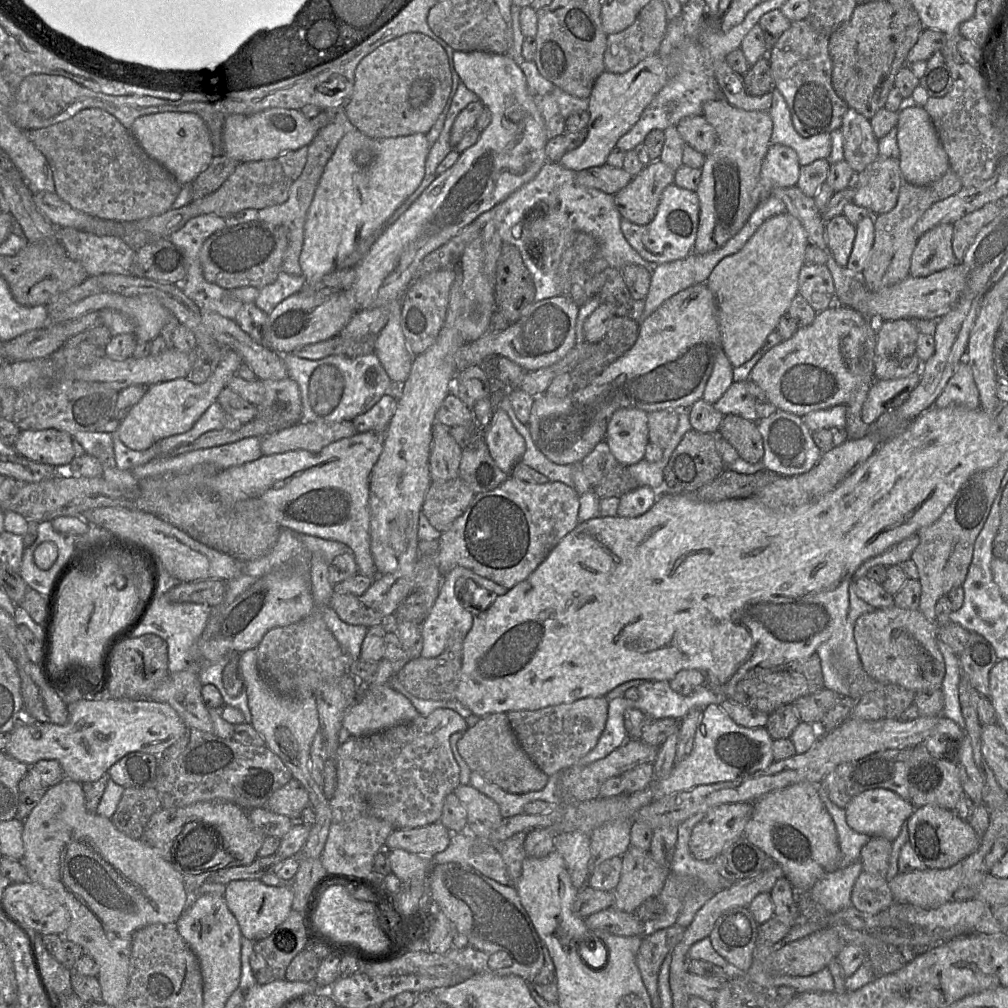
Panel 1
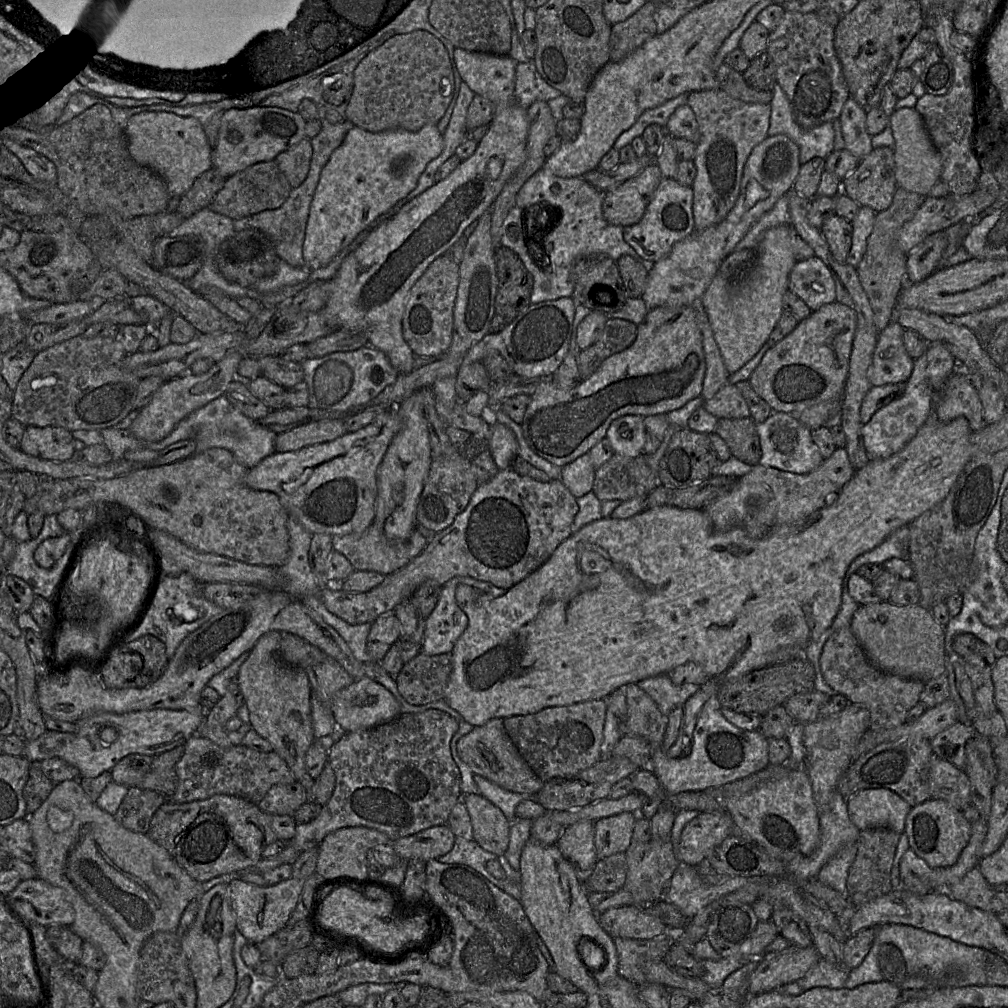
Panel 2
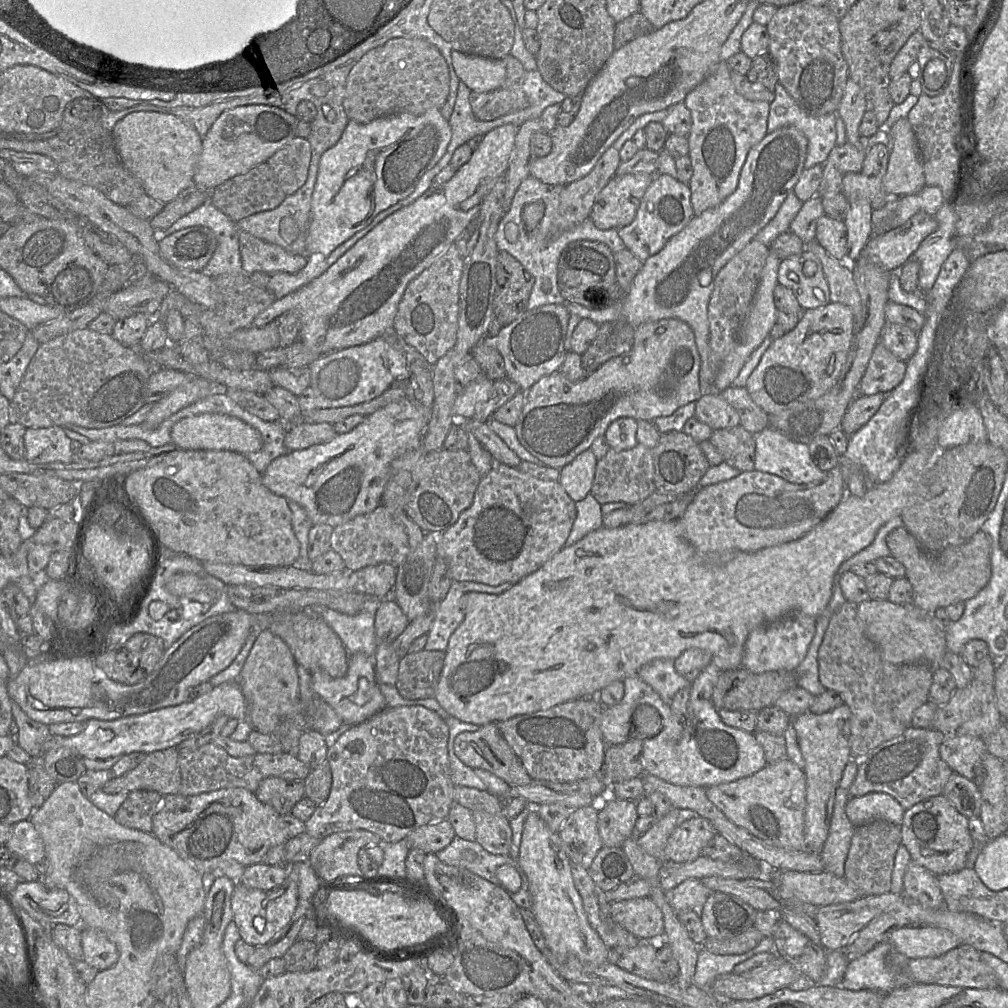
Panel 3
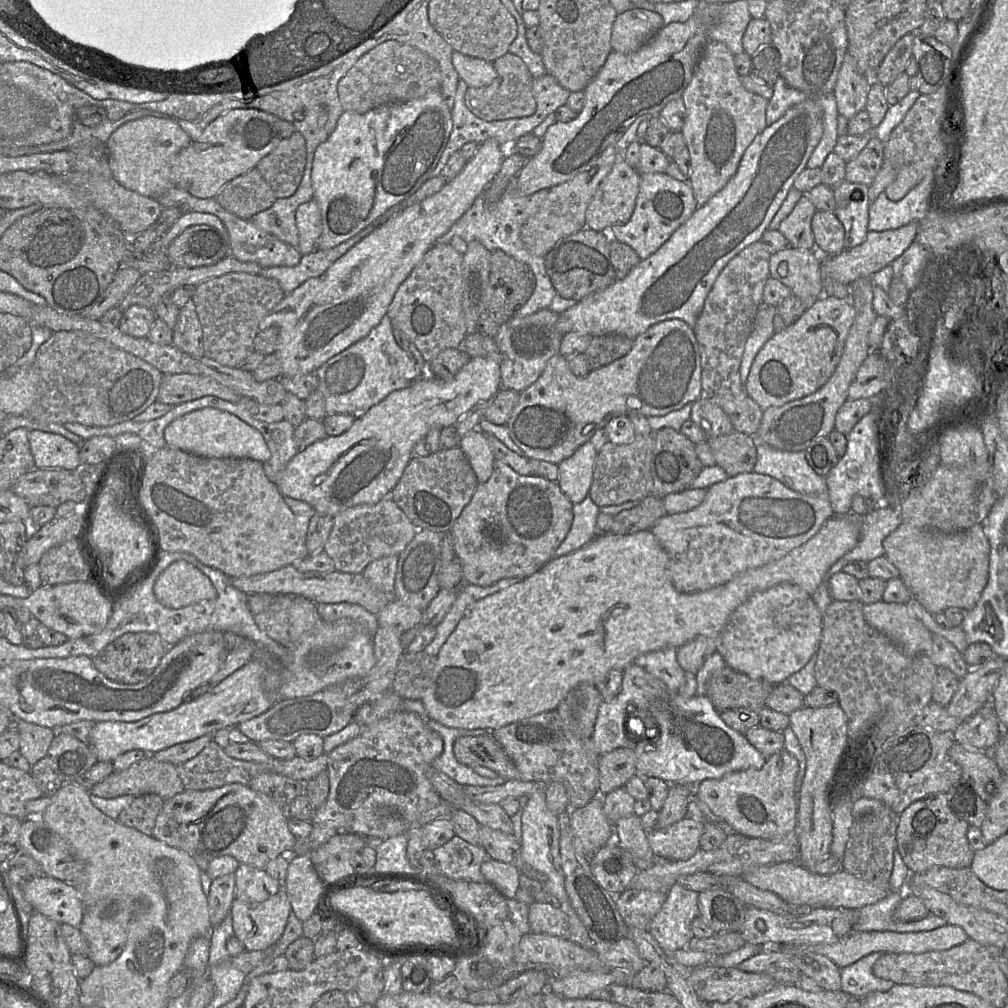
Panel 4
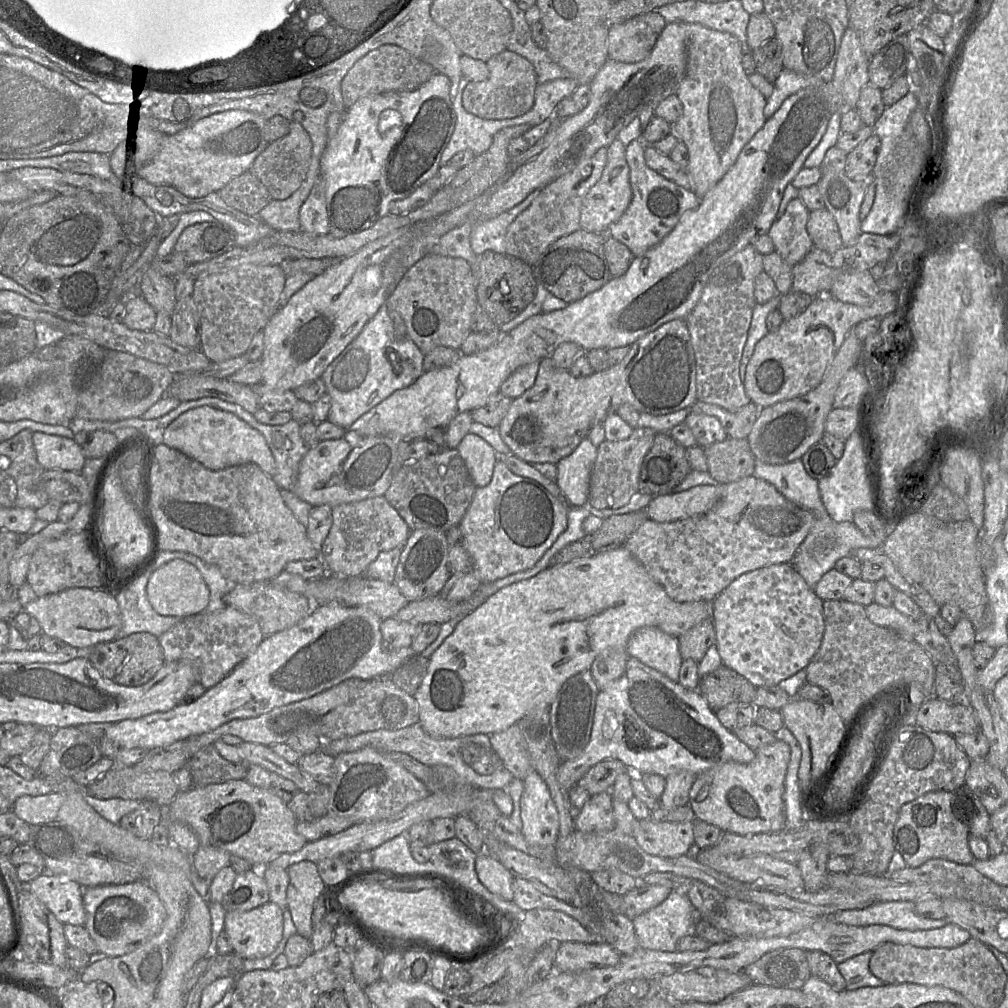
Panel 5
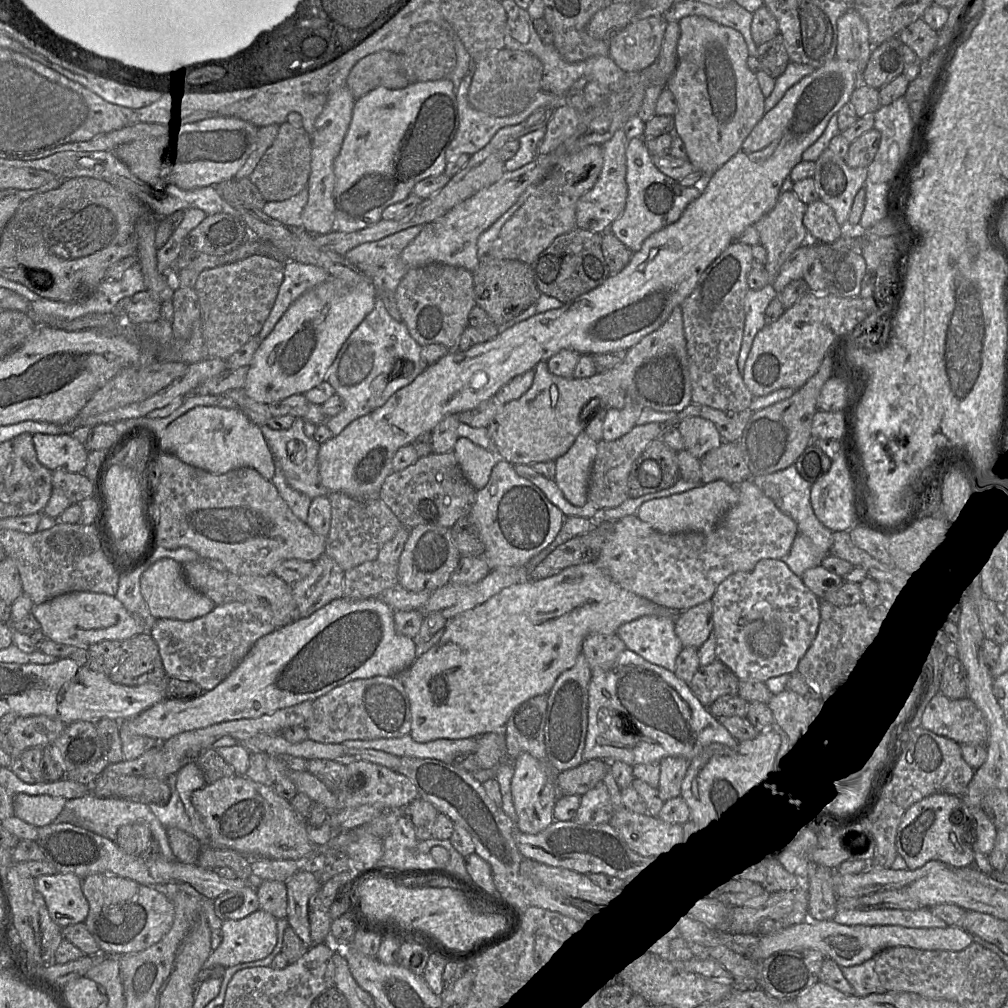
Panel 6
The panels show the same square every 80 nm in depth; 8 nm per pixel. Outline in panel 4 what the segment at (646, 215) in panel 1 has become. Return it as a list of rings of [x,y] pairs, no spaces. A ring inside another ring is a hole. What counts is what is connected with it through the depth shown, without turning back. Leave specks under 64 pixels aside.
[[[617,150],[616,160],[611,171],[596,189],[585,212],[585,228],[598,232],[607,232],[612,226],[629,221],[639,191],[639,173],[625,160],[623,151]]]

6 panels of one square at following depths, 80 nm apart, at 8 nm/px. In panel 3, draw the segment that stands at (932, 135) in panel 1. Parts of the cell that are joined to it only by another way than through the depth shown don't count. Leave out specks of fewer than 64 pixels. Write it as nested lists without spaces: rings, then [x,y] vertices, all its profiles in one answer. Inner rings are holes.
[[[907,118],[899,119],[890,129],[891,152],[883,188],[888,195],[912,195],[919,192],[925,185],[923,163],[915,133]]]

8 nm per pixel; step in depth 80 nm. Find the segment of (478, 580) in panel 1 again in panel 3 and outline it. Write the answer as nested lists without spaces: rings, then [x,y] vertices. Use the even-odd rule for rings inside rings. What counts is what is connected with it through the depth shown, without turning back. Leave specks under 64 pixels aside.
[[[453,581],[446,597],[435,606],[435,616],[427,632],[426,651],[445,651],[453,632],[463,622],[465,614],[462,608],[462,597],[467,592],[480,592],[498,595],[513,584],[506,582],[490,586],[477,582]]]

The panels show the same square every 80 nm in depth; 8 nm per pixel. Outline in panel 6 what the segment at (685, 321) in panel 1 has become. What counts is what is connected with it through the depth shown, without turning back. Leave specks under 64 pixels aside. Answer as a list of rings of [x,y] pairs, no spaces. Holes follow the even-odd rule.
[[[681,306],[673,309],[669,318],[655,331],[646,335],[627,351],[625,360],[618,366],[605,372],[596,373],[588,378],[564,378],[550,372],[548,362],[542,360],[534,367],[535,376],[531,387],[520,398],[504,405],[502,411],[488,425],[490,438],[496,446],[499,459],[505,459],[513,465],[530,465],[535,462],[555,461],[565,454],[585,429],[585,409],[590,403],[600,400],[601,407],[612,393],[624,393],[632,402],[659,412],[681,412],[692,403],[692,389],[689,372],[689,358],[683,327]]]

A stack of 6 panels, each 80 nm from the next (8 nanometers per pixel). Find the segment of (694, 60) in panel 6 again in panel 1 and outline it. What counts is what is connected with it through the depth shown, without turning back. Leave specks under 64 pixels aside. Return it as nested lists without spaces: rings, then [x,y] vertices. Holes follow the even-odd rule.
[[[724,98],[707,101],[702,106],[702,116],[714,128],[717,136],[713,150],[705,156],[701,167],[697,193],[699,199],[699,224],[694,253],[704,255],[722,247],[737,234],[761,201],[760,171],[772,134],[772,120],[768,112],[746,111],[728,103]]]

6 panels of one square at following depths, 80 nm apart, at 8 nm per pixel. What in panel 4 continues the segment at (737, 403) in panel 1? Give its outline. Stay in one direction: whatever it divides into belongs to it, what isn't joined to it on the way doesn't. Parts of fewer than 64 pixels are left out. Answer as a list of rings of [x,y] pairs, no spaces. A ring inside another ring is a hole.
[[[701,397],[694,402],[690,420],[701,428],[708,438],[731,434],[734,431],[728,415],[707,397]]]

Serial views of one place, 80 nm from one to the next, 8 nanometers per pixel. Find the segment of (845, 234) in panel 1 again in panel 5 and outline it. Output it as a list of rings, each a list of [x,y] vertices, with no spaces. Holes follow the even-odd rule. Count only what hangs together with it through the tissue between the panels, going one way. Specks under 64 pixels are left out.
[[[826,208],[809,212],[806,229],[818,249],[835,252],[843,246],[838,225]]]

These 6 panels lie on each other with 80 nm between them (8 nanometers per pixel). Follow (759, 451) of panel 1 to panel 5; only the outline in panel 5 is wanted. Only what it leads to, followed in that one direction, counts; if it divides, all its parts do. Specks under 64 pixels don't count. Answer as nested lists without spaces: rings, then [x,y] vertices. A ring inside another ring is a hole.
[[[727,437],[704,449],[708,472],[720,484],[738,481],[752,476],[755,457],[747,439]]]

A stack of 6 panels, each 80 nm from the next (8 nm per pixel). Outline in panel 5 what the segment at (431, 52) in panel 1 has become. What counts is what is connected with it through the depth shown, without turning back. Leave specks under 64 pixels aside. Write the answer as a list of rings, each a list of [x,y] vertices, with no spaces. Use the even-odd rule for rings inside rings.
[[[383,45],[370,51],[349,70],[341,83],[344,107],[348,109],[360,98],[386,92],[413,91],[427,82],[435,73],[428,63],[396,45]]]

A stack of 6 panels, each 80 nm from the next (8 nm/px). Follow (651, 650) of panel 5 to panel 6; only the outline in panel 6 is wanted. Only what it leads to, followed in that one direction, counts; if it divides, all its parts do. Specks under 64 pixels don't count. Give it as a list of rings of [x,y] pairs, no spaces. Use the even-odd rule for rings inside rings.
[[[642,616],[623,624],[618,629],[617,634],[628,650],[638,654],[652,664],[675,673],[676,659],[684,647],[676,635],[675,618],[673,616]]]

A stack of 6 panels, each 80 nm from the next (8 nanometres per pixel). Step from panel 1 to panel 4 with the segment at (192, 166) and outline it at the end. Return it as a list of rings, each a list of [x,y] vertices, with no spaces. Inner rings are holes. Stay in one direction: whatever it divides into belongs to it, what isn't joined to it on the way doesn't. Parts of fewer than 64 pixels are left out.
[[[147,116],[128,121],[119,126],[106,142],[113,178],[139,195],[157,199],[172,187],[172,163],[191,142],[188,132],[172,118]]]

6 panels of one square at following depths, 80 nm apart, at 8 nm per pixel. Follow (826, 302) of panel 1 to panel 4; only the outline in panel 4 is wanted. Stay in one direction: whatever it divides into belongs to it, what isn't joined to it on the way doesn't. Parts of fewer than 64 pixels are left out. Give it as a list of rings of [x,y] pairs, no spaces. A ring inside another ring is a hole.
[[[787,247],[769,259],[770,276],[788,288],[808,307],[823,294],[821,254],[816,250]]]

